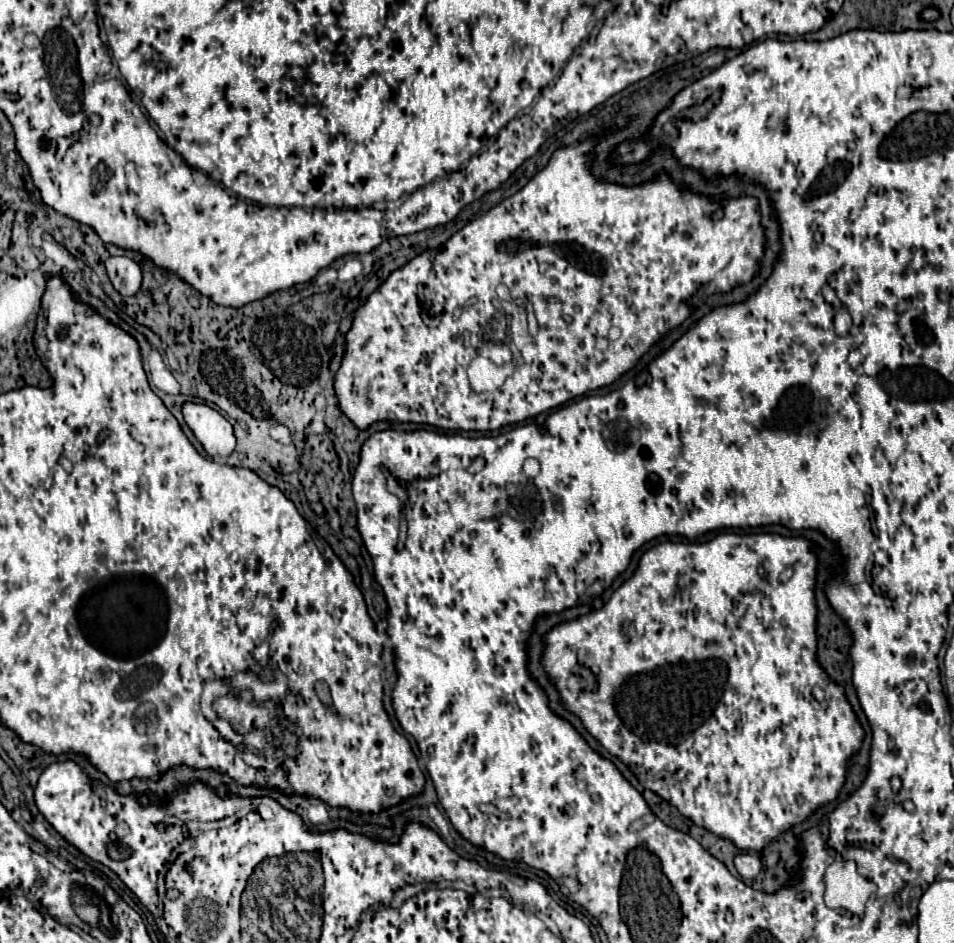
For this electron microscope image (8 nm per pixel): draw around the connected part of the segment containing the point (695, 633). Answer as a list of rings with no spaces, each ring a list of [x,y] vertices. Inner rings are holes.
[[[722,532],[706,542],[666,540],[642,554],[632,578],[626,580],[618,590],[614,590],[606,606],[576,620],[560,622],[542,638],[542,666],[550,682],[556,686],[564,708],[582,720],[590,736],[596,738],[612,756],[626,762],[626,766],[634,772],[644,788],[652,790],[668,804],[676,806],[678,812],[690,818],[696,826],[702,826],[720,838],[728,838],[742,852],[760,852],[782,832],[788,832],[792,826],[810,818],[820,806],[834,802],[846,782],[848,762],[862,748],[864,742],[864,728],[846,698],[844,686],[828,678],[816,656],[816,564],[818,556],[814,554],[814,544],[806,538]],[[758,566],[764,566],[764,576],[758,574]],[[788,566],[794,566],[794,574],[788,582],[780,582],[780,574]],[[578,664],[580,668],[584,666],[586,672],[592,672],[594,678],[590,680],[588,674],[586,678],[582,678],[582,672],[578,672]]]

